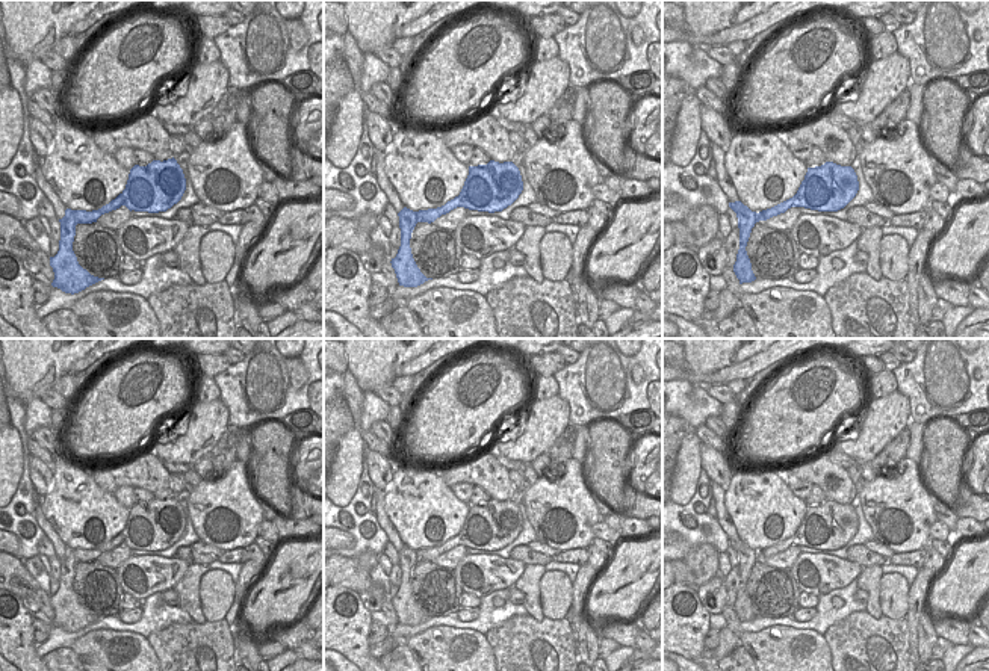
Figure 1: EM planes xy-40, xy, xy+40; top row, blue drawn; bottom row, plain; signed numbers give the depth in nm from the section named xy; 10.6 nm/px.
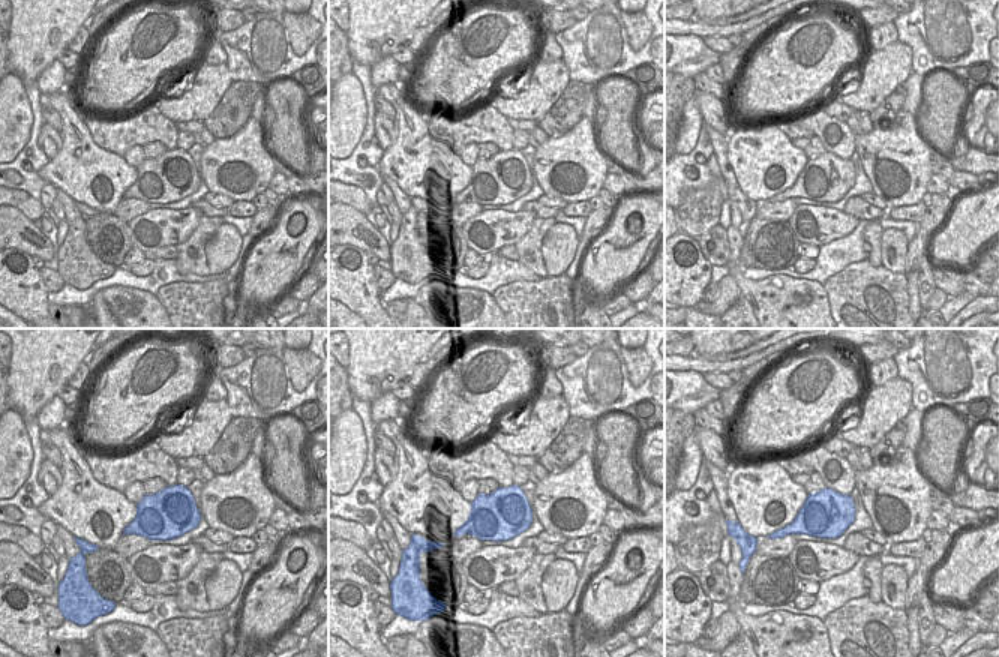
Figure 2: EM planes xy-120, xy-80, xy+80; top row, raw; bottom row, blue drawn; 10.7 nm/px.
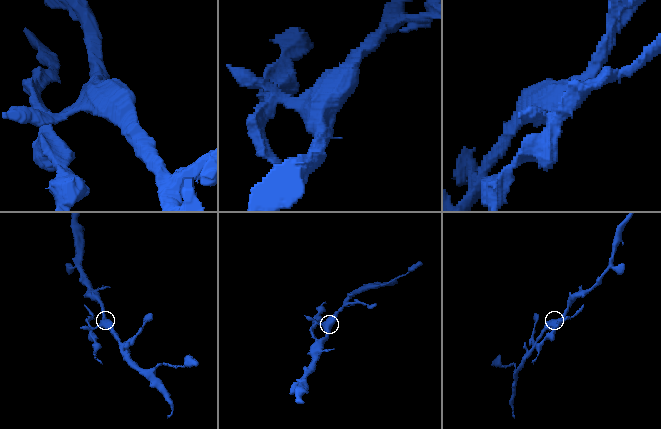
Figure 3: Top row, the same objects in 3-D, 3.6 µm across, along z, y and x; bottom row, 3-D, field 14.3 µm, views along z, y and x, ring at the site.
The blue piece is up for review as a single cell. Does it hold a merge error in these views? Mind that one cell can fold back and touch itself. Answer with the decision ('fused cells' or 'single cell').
fused cells

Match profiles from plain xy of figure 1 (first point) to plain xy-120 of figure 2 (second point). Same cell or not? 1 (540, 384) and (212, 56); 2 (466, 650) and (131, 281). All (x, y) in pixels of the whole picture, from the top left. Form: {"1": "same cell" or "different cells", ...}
{"1": "same cell", "2": "different cells"}

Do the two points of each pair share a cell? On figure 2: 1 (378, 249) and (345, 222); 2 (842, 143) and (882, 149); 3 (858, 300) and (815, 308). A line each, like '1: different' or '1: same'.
1: same
2: different
3: different

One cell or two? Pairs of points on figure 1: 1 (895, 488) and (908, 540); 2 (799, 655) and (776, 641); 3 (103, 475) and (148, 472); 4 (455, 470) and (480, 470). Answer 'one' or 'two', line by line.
1: one
2: one
3: one
4: one

